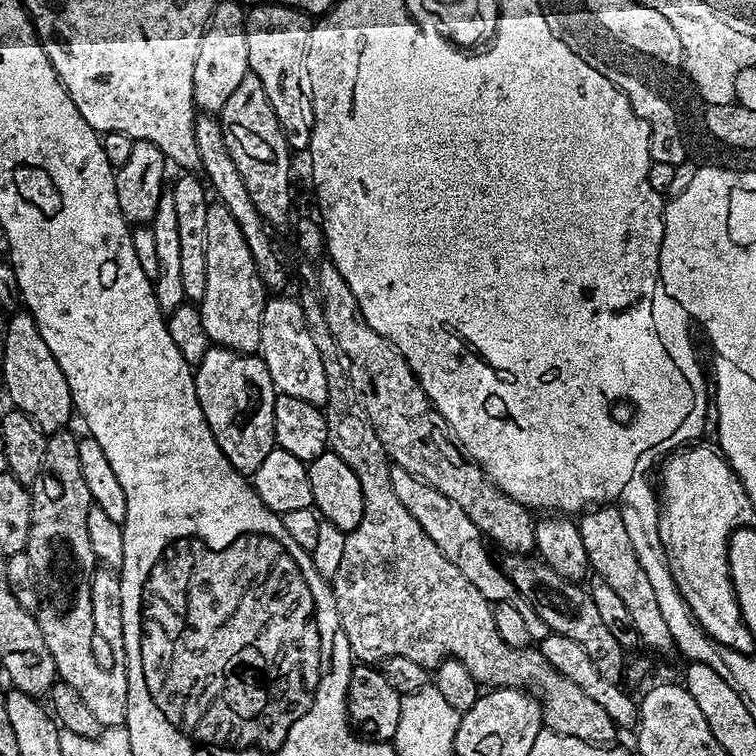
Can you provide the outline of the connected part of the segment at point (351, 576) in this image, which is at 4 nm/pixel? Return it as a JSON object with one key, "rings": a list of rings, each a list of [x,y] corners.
{"rings":[[[304,264],[300,268],[300,276],[309,280],[309,284],[301,286],[298,299],[302,312],[306,314],[310,338],[314,346],[318,346],[318,358],[322,358],[322,371],[326,373],[326,402],[322,411],[328,423],[328,446],[331,451],[340,455],[342,462],[346,462],[350,470],[354,470],[354,474],[358,474],[358,486],[362,486],[364,499],[362,522],[358,522],[353,532],[347,533],[346,550],[342,550],[338,574],[330,581],[338,618],[350,642],[353,657],[372,666],[391,656],[401,656],[411,658],[413,662],[422,662],[422,666],[430,670],[435,669],[443,660],[460,660],[462,666],[470,670],[477,685],[487,686],[489,689],[523,688],[531,692],[540,701],[542,724],[547,731],[591,744],[611,745],[615,741],[612,739],[618,735],[618,729],[610,714],[606,714],[606,710],[602,710],[602,706],[598,706],[594,698],[582,694],[582,689],[574,686],[570,677],[558,674],[558,670],[554,670],[554,666],[540,653],[539,647],[511,648],[502,638],[501,625],[496,624],[496,616],[492,613],[493,605],[484,597],[482,590],[478,590],[478,586],[474,586],[474,582],[470,582],[470,578],[466,578],[466,574],[462,574],[462,570],[458,570],[458,566],[454,566],[454,562],[450,562],[450,558],[446,558],[446,554],[442,554],[442,550],[434,546],[430,534],[426,534],[426,530],[418,526],[414,514],[410,514],[410,510],[406,510],[406,506],[398,502],[394,486],[390,486],[392,464],[350,378],[350,358],[342,354],[342,346],[338,346],[334,334],[330,334],[330,325],[322,310],[320,289],[312,283],[316,279],[316,268]]]}

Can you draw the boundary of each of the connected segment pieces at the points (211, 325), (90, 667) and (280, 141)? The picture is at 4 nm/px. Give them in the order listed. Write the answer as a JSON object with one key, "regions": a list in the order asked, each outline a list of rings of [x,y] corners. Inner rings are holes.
{"regions":[[[[209,203],[208,213],[206,214],[206,294],[198,301],[198,307],[202,318],[202,327],[208,335],[209,341],[211,341],[213,345],[229,348],[235,352],[255,353],[257,349],[259,349],[260,339],[262,338],[262,318],[264,317],[265,303],[266,289],[262,278],[258,278],[258,270],[254,266],[254,254],[250,254],[250,246],[246,246],[246,238],[242,236],[242,230],[238,226],[238,222],[234,220],[234,214],[230,214],[230,210],[224,203]]],[[[65,430],[48,436],[42,470],[35,484],[31,485],[30,491],[32,521],[26,551],[40,586],[40,607],[34,615],[42,630],[42,638],[46,638],[46,646],[54,657],[57,677],[63,683],[74,686],[74,690],[98,718],[100,725],[105,729],[119,728],[128,718],[128,673],[120,666],[110,669],[109,672],[102,670],[94,662],[91,653],[91,642],[97,639],[92,613],[92,573],[97,571],[98,561],[86,530],[86,514],[88,509],[93,507],[93,502],[90,490],[86,490],[86,478],[82,478],[82,462],[78,462],[77,433]]],[[[251,74],[244,76],[238,82],[238,90],[226,98],[218,119],[224,131],[224,144],[234,158],[234,166],[238,166],[238,174],[246,182],[260,217],[273,229],[282,227],[292,212],[292,176],[288,173],[292,160],[288,157],[289,141],[280,131],[276,111],[270,106],[270,98],[266,98],[266,90],[262,90],[262,82]]]]}

